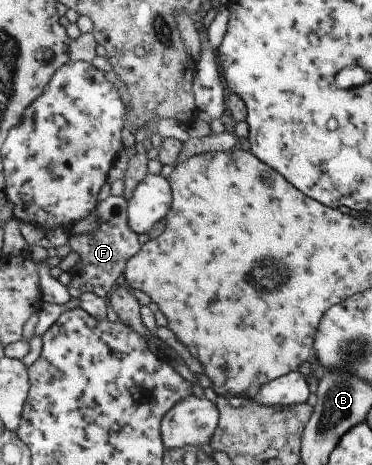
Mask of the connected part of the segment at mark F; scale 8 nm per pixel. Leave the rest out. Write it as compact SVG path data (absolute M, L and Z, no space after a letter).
M124 196L105 197L100 201L95 215L99 219L99 229L93 233L71 235L69 246L79 254L79 260L72 269L69 291L73 298L94 293L108 299L114 288L122 282L128 261L142 248L144 237L135 233L129 225L129 201Z

